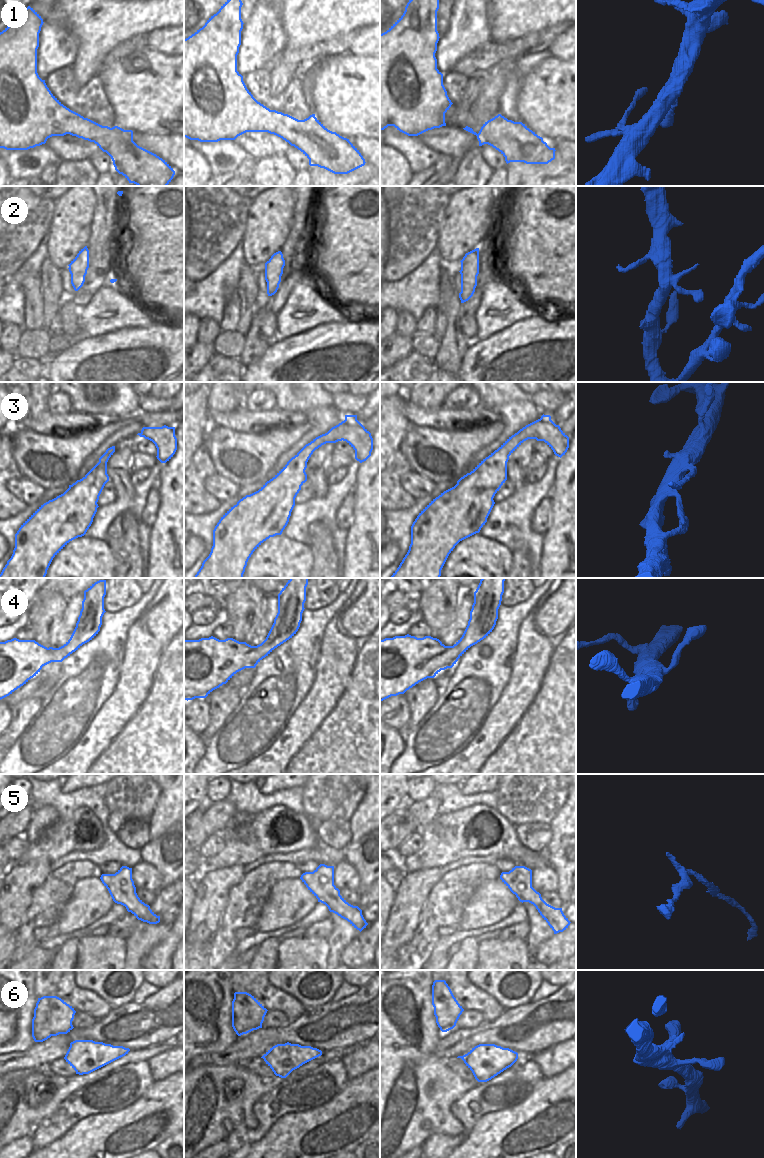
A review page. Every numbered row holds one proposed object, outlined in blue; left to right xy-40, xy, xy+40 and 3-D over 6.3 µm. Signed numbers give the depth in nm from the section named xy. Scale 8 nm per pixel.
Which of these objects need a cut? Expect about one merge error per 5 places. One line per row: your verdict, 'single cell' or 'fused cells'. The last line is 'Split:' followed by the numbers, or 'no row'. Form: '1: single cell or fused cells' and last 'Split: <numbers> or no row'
1: single cell
2: single cell
3: fused cells
4: single cell
5: single cell
6: single cell
Split: 3

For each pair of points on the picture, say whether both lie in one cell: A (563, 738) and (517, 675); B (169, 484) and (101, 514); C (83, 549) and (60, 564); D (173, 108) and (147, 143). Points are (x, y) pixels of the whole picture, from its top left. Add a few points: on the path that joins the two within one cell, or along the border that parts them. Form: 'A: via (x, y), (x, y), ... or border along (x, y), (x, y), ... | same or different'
A: via (563, 704), (563, 649), (558, 644), (551, 646) | same
B: border along (161, 463), (161, 471), (156, 486) | different
C: via (77, 555), (74, 558), (66, 558) | same
D: border along (133, 131), (173, 134) | different

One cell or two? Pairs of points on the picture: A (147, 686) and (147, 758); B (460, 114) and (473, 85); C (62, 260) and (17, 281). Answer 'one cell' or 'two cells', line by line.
A: one cell
B: one cell
C: two cells

